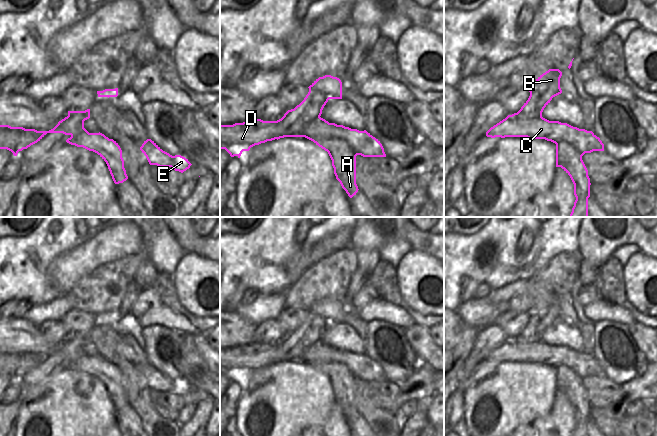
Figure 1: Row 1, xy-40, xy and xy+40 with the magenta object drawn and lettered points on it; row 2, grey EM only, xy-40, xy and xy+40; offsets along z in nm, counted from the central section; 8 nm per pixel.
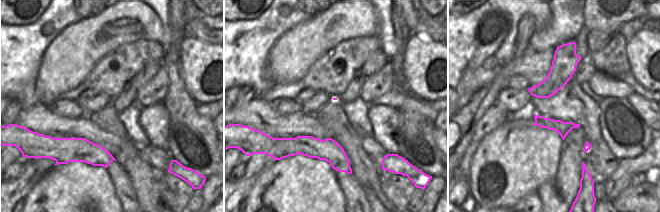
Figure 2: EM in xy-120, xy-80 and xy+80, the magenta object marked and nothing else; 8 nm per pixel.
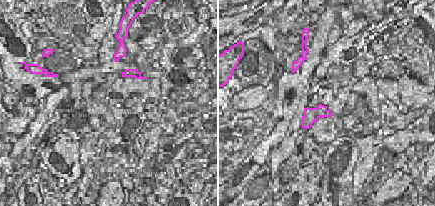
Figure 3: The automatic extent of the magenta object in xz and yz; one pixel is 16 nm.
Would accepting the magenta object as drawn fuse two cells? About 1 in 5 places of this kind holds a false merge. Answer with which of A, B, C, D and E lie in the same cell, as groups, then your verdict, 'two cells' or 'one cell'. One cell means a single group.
A C D E / B | two cells

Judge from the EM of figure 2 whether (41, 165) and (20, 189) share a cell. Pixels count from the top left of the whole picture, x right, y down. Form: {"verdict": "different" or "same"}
{"verdict": "same"}

